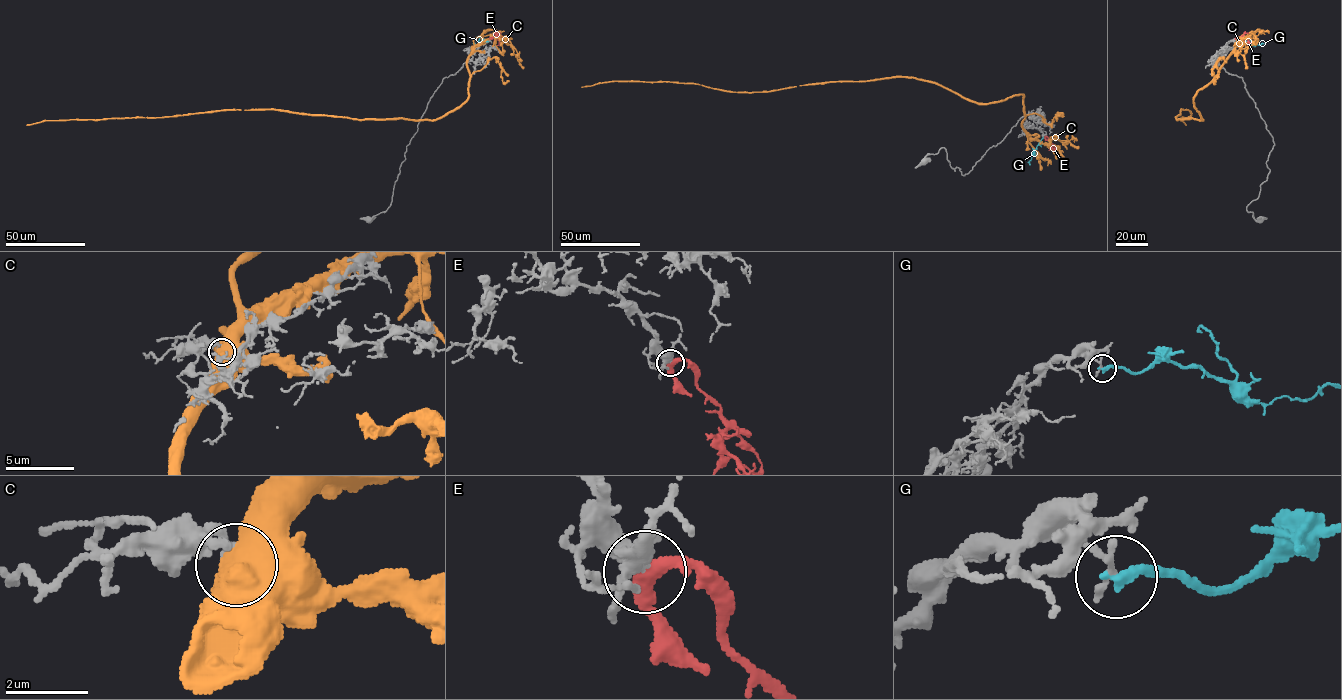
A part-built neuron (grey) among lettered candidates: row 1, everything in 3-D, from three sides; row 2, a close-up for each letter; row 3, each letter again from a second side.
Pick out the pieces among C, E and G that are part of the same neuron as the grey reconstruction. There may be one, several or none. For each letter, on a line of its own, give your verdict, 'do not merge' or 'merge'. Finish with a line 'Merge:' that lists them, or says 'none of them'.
C: do not merge
E: merge
G: do not merge
Merge: E

